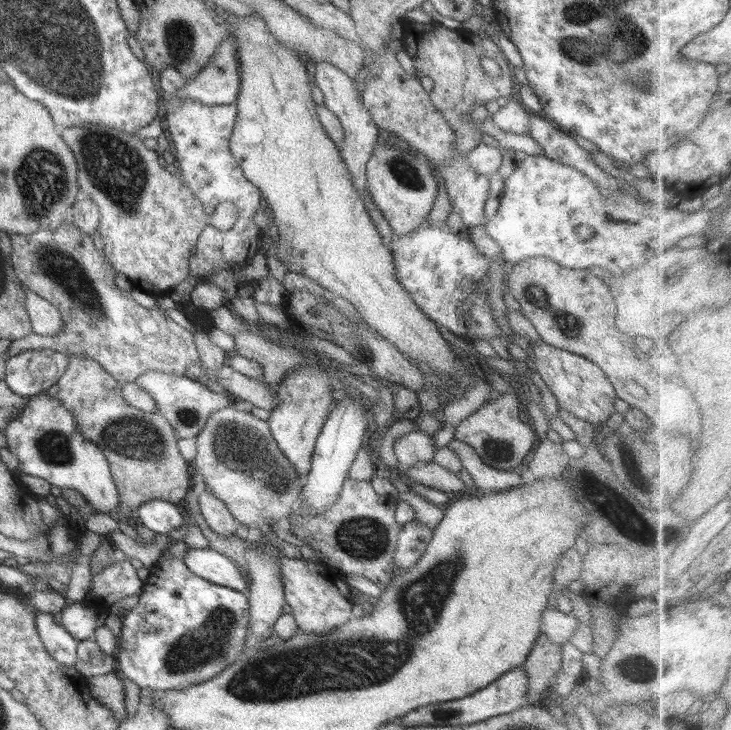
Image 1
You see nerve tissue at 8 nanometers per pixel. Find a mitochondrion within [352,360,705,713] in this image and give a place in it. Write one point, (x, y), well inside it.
(638, 530)

